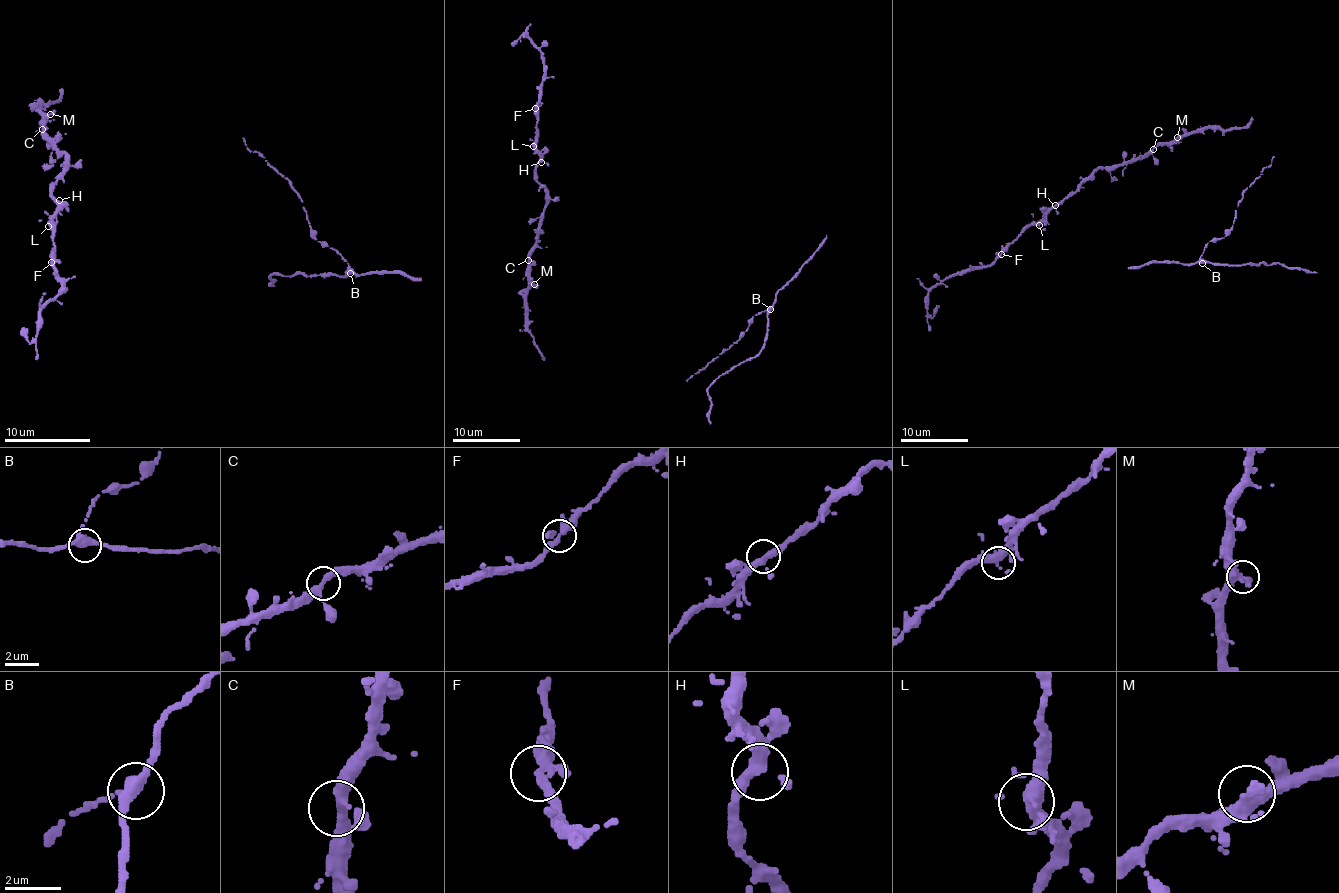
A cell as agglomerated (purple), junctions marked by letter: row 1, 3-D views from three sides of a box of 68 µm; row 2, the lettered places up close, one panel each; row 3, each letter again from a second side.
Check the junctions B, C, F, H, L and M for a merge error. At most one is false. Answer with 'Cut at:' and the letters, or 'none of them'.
Cut at: none of them

